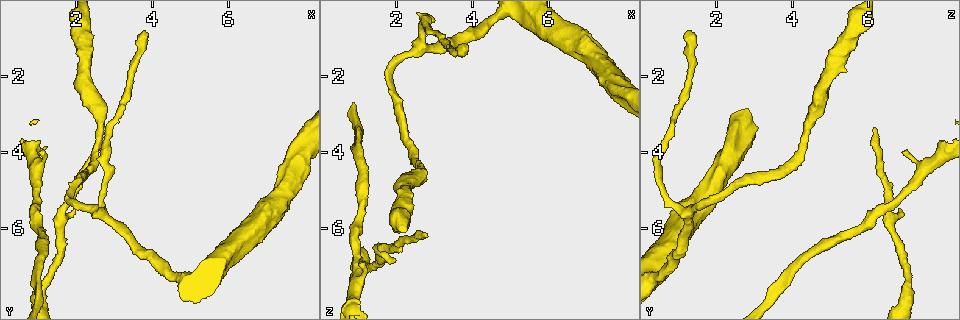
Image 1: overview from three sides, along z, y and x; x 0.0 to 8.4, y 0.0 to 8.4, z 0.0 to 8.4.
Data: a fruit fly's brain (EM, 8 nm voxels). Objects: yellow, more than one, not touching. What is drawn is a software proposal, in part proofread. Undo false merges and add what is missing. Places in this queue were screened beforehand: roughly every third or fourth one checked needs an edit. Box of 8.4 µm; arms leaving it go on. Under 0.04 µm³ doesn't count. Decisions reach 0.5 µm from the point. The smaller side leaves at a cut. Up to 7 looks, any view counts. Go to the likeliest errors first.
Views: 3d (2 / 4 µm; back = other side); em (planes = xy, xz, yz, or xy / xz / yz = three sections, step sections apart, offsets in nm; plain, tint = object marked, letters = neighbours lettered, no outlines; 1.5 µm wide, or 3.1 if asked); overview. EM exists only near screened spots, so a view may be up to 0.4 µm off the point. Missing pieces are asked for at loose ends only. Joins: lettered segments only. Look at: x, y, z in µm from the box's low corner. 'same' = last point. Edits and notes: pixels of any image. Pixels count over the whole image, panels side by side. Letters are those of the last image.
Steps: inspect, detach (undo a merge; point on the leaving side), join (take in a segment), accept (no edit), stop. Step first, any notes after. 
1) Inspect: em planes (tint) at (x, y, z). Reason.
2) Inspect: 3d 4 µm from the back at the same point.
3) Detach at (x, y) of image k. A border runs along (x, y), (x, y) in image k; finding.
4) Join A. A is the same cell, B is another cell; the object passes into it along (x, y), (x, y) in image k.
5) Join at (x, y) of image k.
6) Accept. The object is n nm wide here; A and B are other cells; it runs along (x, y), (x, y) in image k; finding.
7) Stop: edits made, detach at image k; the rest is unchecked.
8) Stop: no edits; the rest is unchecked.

Inspect: 3d 4 µm at (3.80, 0.85, 1.25). Free end.

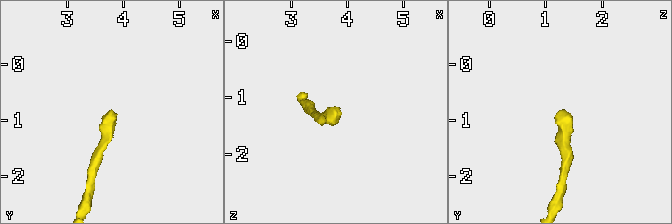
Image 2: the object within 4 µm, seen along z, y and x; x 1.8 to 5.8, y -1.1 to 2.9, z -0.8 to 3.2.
Inspect: em xy step 4 (tint) at (3.85, 0.85, 1.20).

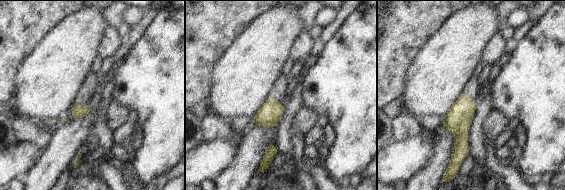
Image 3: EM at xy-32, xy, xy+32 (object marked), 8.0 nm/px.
Inspect: em planes (letters) at the same point. Cut it another way.

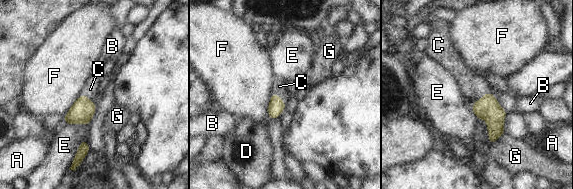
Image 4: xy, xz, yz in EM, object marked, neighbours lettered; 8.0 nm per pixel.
Join at (279, 86) of image 4. The object is 120 nm wide here; C is the same cell, A, B, D, E, F and G are other cells; the object passes into it along (276, 106), (281, 98), (279, 86) in image 4; the neuron continues.

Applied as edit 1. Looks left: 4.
Inspect: em yz step 8 (tint) at (2.75, 3.30, 6.15). End of a long branch.

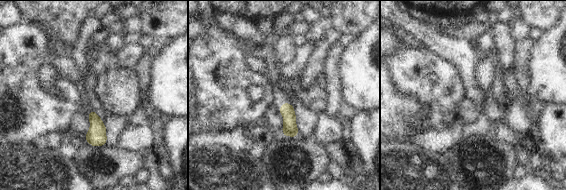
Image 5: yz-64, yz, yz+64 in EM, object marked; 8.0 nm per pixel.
Inspect: em planes (letters) at the same point. Another direction.

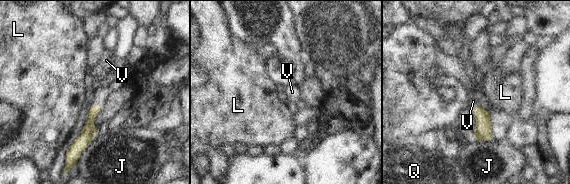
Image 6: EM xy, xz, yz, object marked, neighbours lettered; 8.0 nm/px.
Join at (102, 92) of image 6. V is the same cell, J, L and Q are other cells; the object passes into it along (89, 131), (95, 104), (102, 92) in image 6; the neuron continues.

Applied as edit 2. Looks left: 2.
Stop: edits made, join at image 4, join at image 6; the rest is unchecked.

